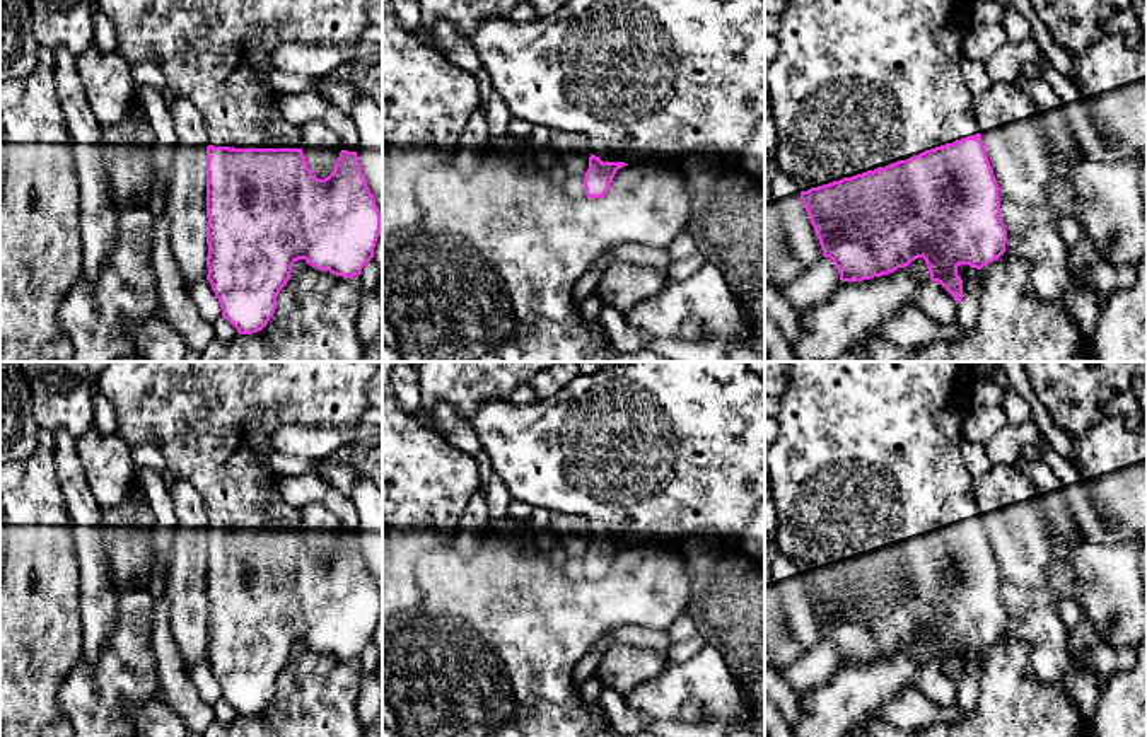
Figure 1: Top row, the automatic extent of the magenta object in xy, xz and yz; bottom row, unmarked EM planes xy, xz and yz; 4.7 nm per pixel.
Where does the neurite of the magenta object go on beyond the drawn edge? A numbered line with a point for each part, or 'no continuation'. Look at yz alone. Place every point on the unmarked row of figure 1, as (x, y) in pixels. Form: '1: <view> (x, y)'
1: yz (867, 456)

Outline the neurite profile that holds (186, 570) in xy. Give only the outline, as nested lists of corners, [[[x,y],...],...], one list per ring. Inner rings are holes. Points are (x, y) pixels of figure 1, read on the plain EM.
[[[176,479],[169,488],[178,527],[166,570],[169,628],[186,664],[208,657],[207,640],[207,512],[191,483]]]

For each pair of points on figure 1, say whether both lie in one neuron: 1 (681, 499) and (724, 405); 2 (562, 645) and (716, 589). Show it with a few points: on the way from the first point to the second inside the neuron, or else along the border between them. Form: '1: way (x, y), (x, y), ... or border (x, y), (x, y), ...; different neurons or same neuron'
1: way (681, 475), (681, 447), (700, 429); same neuron
2: border (692, 577), (692, 594), (685, 611); different neurons

